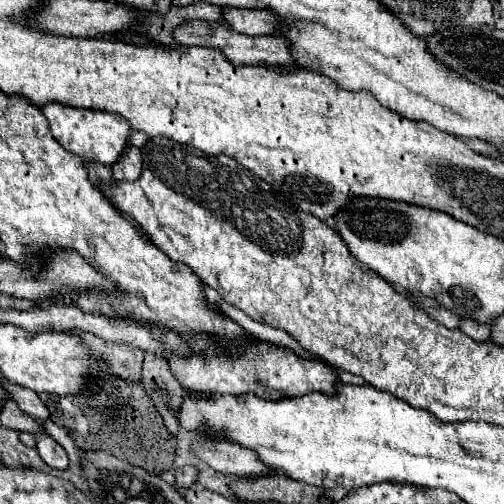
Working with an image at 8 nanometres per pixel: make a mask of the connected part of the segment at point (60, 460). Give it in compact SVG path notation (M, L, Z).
M46 434L46 436L40 436L40 438L36 440L36 450L38 450L40 458L42 458L48 466L52 466L52 468L66 470L68 464L70 464L64 448L62 448L52 436L48 436L48 434Z

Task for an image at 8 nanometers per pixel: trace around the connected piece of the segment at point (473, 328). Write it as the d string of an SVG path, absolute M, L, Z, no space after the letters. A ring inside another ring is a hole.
M462 320L458 330L462 330L472 340L488 340L490 338L490 324L480 324L476 320Z

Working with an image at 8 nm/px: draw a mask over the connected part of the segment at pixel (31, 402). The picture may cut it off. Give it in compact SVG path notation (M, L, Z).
M2 378L2 386L8 388L8 394L12 400L18 402L20 410L24 410L30 416L36 416L40 420L50 420L50 410L48 406L42 402L40 396L36 396L36 392L28 390L28 388L20 388L18 384L10 384L8 380Z

